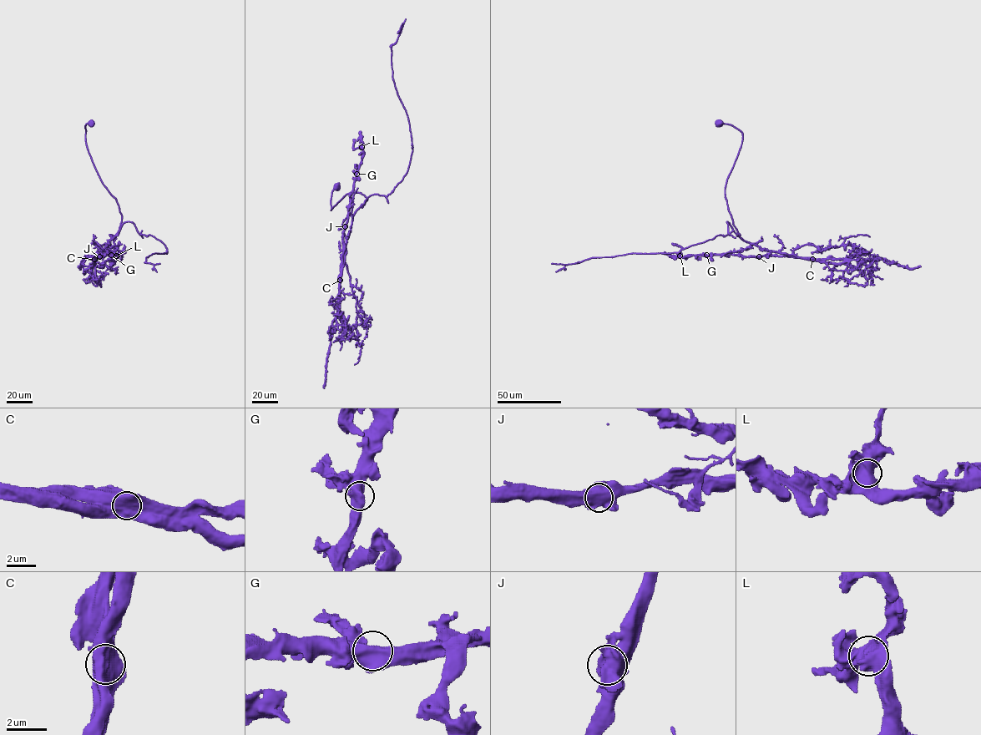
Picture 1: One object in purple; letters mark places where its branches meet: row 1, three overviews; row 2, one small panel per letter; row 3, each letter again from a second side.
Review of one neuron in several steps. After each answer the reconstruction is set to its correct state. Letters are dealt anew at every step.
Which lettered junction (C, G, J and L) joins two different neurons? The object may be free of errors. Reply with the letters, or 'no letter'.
C

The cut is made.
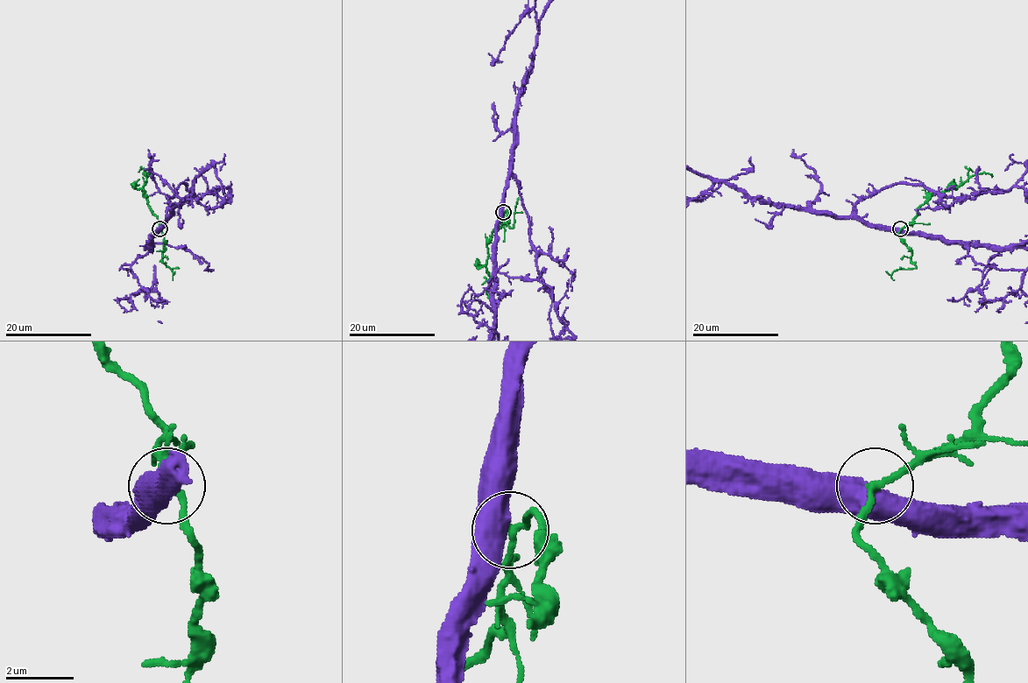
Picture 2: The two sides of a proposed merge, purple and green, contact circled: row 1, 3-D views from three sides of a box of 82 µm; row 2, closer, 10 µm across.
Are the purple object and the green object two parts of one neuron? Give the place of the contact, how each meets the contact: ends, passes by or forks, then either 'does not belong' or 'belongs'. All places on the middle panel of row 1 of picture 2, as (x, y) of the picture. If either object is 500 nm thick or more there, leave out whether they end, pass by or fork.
at (503, 212); belongs

